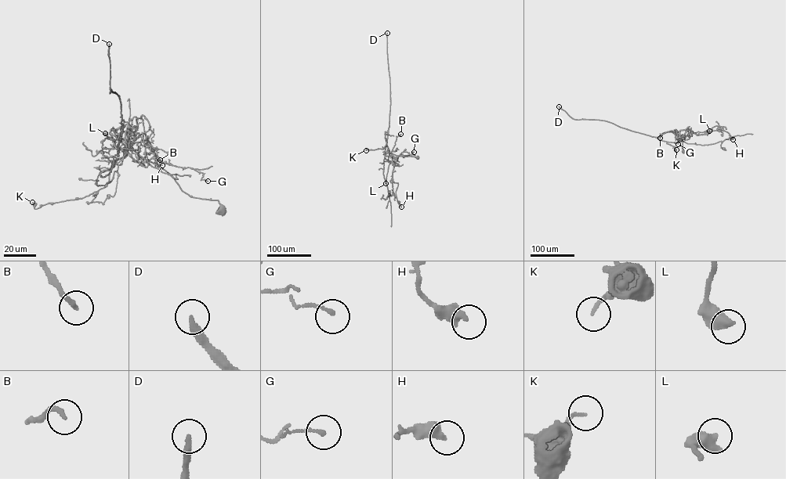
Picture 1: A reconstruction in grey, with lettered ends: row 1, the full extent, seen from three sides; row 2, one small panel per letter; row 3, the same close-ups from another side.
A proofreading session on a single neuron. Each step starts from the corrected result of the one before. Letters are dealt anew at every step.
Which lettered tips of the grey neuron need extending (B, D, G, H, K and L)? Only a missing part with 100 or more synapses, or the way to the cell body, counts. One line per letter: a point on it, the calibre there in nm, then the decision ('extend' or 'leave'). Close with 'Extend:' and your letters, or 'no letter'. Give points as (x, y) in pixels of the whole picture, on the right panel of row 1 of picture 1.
B: at (660, 138); 200 nm thick; leave
D: at (559, 106); 280 nm thick; extend
G: at (678, 144); 150 nm thick; leave
H: at (733, 139); 440 nm thick; leave
K: at (676, 149); 140 nm thick; leave
L: at (709, 131); 600 nm thick; leave
Extend: D

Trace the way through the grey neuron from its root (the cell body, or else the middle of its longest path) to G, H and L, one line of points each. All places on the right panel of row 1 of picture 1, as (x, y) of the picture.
G: (683, 152), (679, 134), (683, 138), (678, 144)
H: (683, 152), (680, 130), (689, 129), (700, 135), (707, 134), (710, 128), (719, 126), (733, 139)
L: (683, 152), (680, 130), (687, 127), (689, 132), (693, 133), (709, 131)

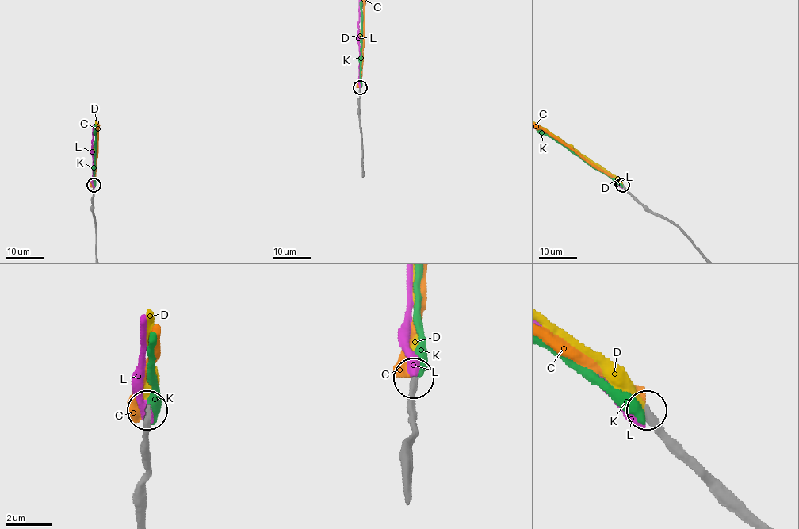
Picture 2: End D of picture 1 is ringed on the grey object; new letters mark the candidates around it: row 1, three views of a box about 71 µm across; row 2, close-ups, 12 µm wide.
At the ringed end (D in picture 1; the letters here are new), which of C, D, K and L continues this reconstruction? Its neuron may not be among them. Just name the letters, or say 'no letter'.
D

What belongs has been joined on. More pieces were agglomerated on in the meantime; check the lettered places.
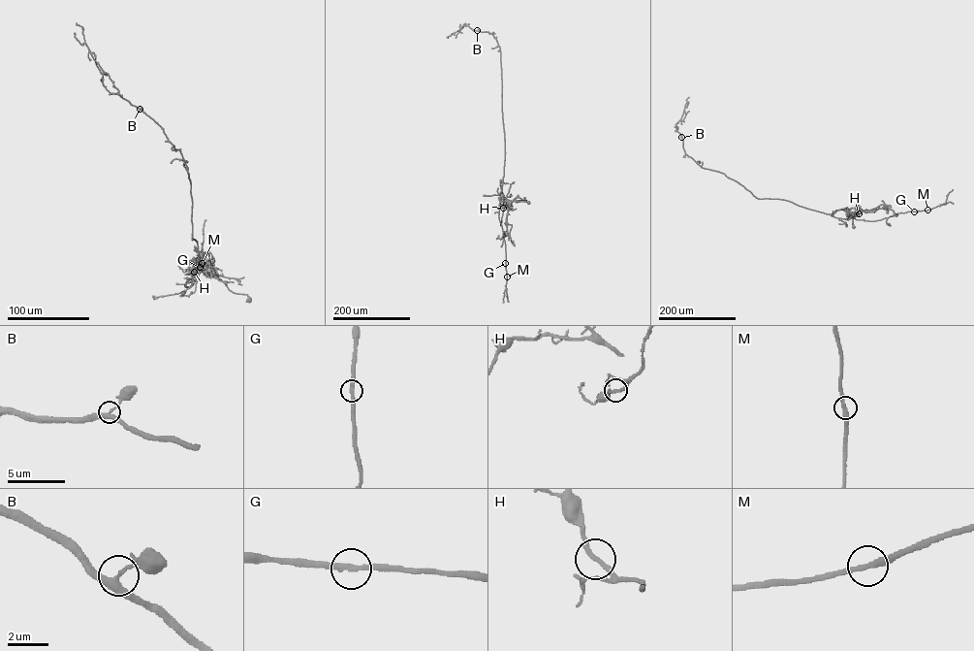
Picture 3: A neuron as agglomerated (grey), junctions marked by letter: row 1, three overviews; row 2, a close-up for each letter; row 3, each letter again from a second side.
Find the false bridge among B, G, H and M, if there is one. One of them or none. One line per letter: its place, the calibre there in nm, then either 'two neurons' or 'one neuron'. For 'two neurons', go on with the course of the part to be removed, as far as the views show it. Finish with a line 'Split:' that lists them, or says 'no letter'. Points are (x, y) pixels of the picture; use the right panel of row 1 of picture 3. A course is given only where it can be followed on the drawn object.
B: at (681, 137); 300 nm thick; one neuron
G: at (914, 211); 280 nm thick; one neuron
H: at (859, 213); 200 nm thick; one neuron
M: at (927, 210); 300 nm thick; one neuron
Split: no letter

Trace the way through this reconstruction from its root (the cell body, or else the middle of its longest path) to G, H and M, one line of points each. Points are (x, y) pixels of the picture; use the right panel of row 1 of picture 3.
G: (853, 227), (850, 211), (853, 217), (869, 221), (914, 211)
H: (853, 227), (850, 211), (859, 213)
M: (853, 227), (850, 211), (856, 219), (871, 221), (900, 212), (927, 210)

